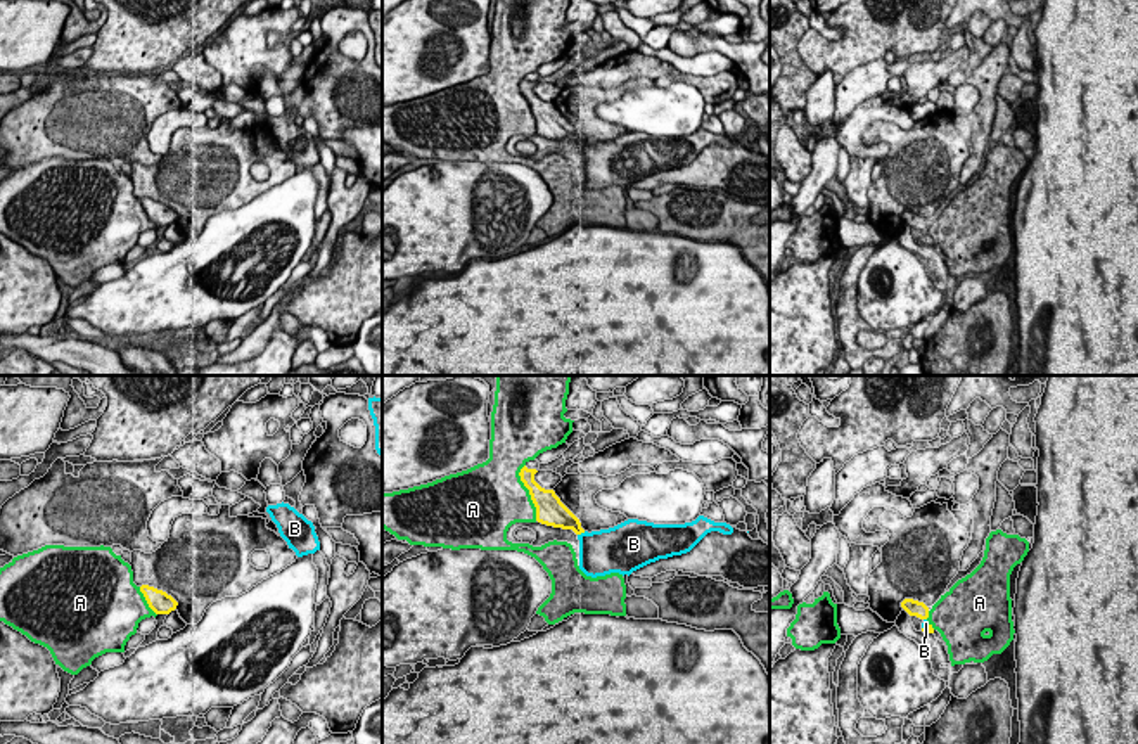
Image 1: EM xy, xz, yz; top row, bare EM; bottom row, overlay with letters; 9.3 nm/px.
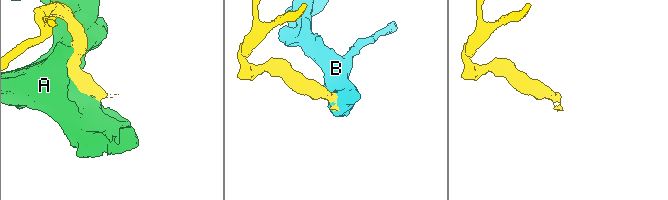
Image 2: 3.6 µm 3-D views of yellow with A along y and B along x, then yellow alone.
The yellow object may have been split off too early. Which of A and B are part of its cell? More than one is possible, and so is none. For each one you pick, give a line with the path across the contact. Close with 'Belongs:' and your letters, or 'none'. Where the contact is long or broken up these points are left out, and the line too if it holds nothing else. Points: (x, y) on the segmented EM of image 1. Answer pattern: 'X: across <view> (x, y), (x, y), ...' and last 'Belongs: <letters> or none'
Belongs: B

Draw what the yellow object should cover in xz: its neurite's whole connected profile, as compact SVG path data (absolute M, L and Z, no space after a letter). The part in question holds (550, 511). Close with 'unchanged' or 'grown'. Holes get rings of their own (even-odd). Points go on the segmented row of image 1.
M526 465L519 472L536 507L536 521L578 535L579 569L591 578L611 573L630 576L650 562L690 552L711 531L733 533L730 524L704 516L685 524L628 519L614 528L588 533L553 490L545 490L534 481L536 472Z | grown

